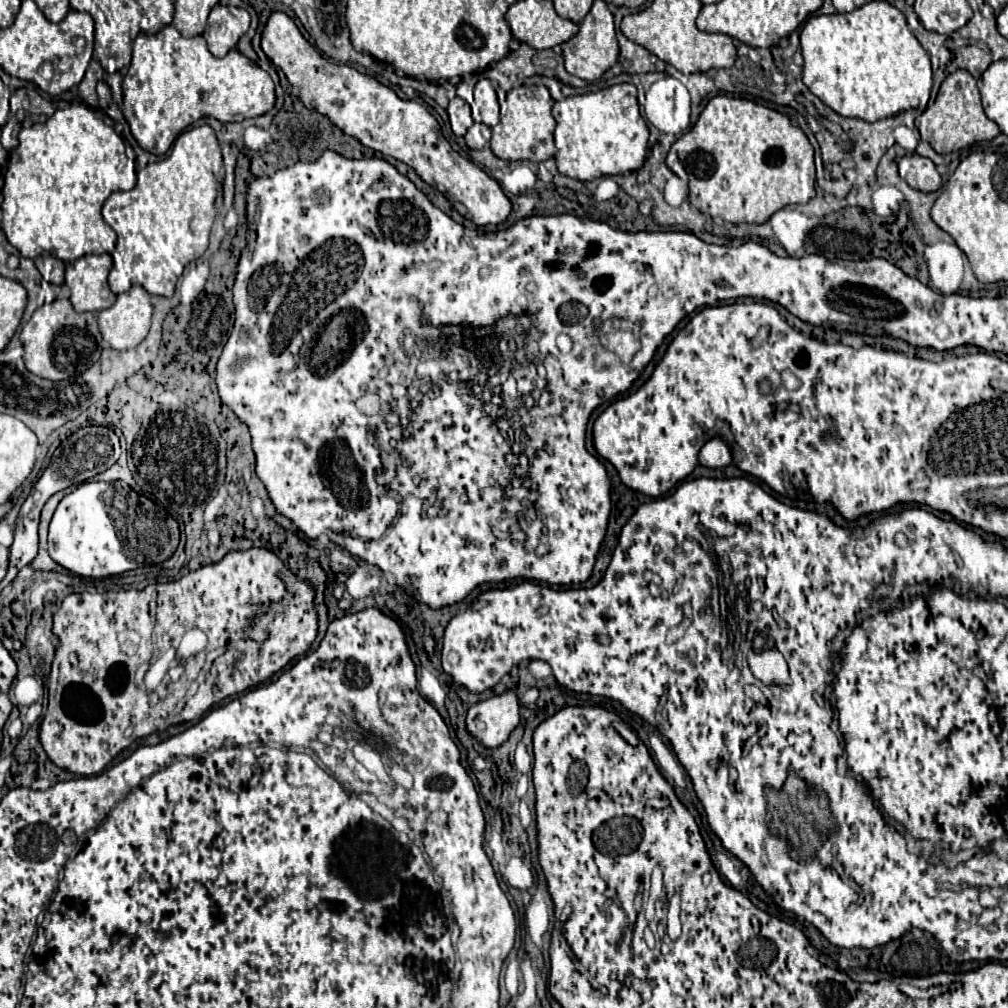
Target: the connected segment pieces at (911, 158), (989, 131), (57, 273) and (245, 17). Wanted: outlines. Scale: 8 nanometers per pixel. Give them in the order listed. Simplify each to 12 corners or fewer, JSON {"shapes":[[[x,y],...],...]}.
{"shapes":[[[906,154],[900,176],[920,192],[934,192],[942,178],[930,158]],[[968,70],[952,72],[916,118],[938,154],[1000,134]],[[49,254],[35,265],[44,280],[61,285],[64,262]],[[214,6],[204,38],[222,58],[250,26],[236,6]]]}

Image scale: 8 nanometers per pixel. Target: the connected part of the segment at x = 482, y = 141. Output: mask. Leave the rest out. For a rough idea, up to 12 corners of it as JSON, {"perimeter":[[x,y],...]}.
{"perimeter":[[472,124],[464,136],[468,148],[482,150],[490,142],[486,124]]}

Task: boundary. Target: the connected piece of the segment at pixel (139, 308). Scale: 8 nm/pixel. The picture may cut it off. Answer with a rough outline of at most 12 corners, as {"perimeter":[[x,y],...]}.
{"perimeter":[[118,294],[98,312],[100,332],[116,350],[138,346],[150,330],[150,294]]}

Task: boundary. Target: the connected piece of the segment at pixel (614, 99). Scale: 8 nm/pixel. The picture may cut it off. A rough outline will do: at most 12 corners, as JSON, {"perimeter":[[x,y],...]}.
{"perimeter":[[634,84],[554,104],[560,174],[642,168],[650,130]]}

